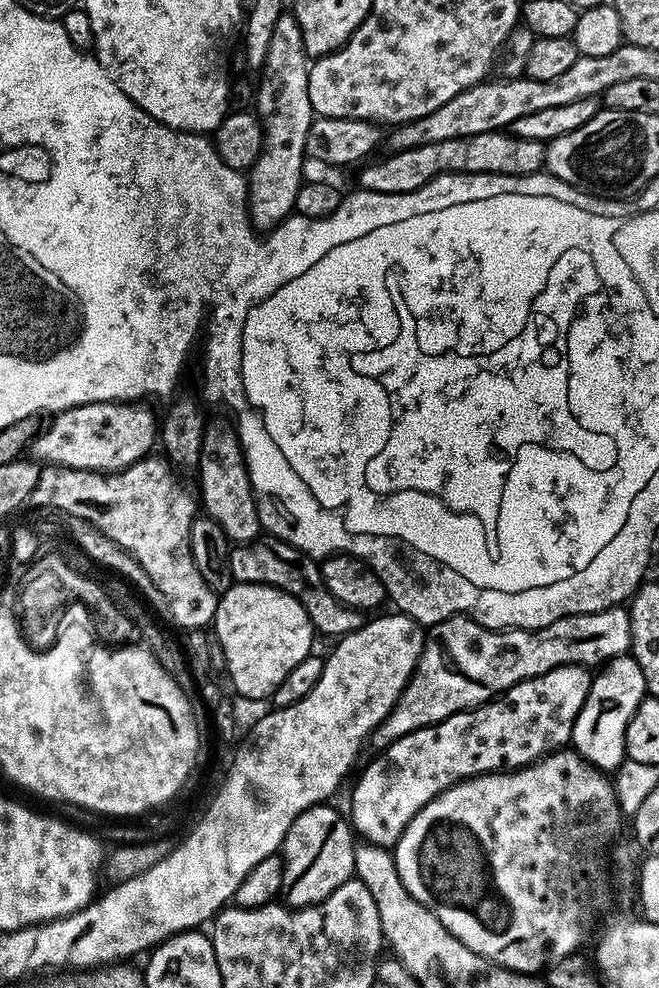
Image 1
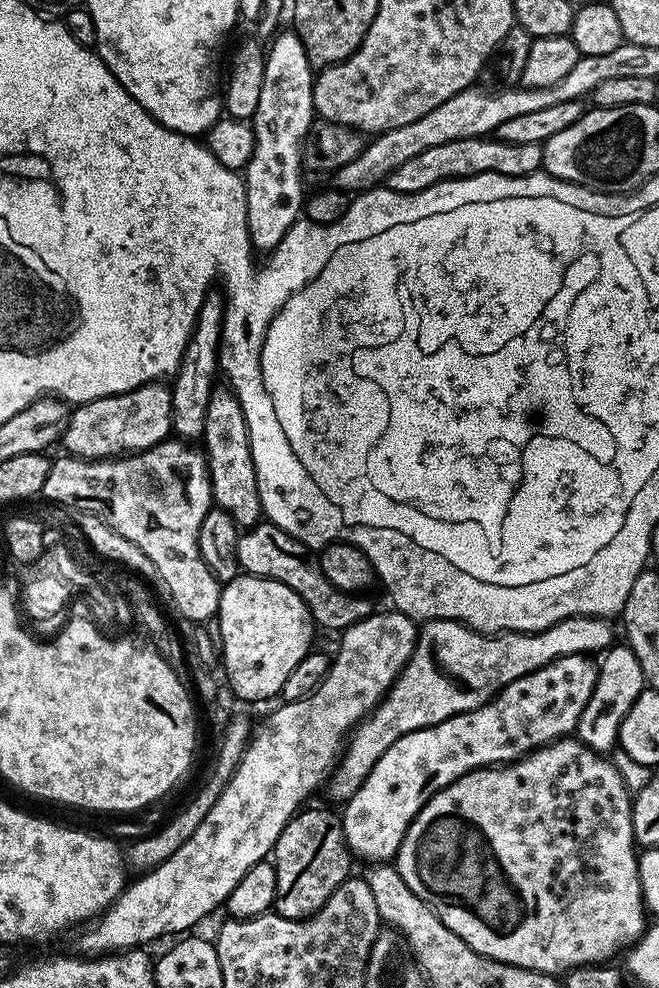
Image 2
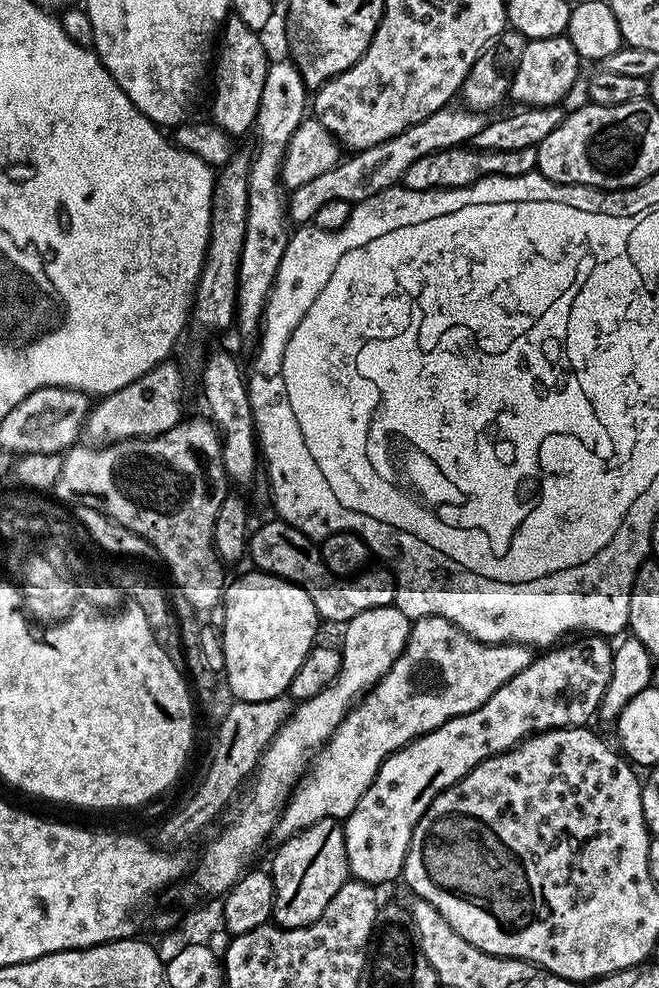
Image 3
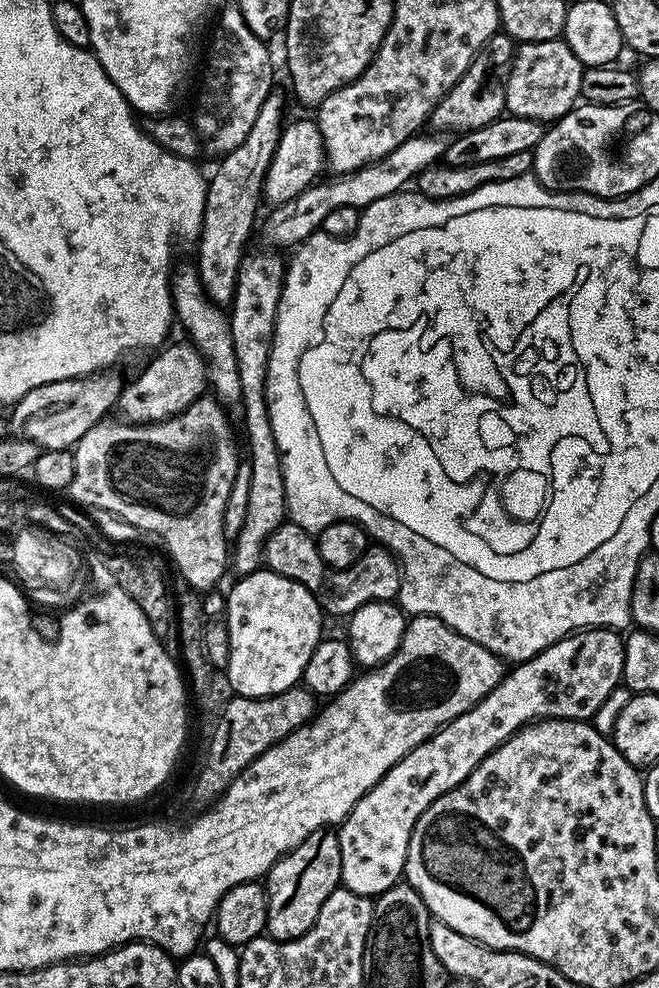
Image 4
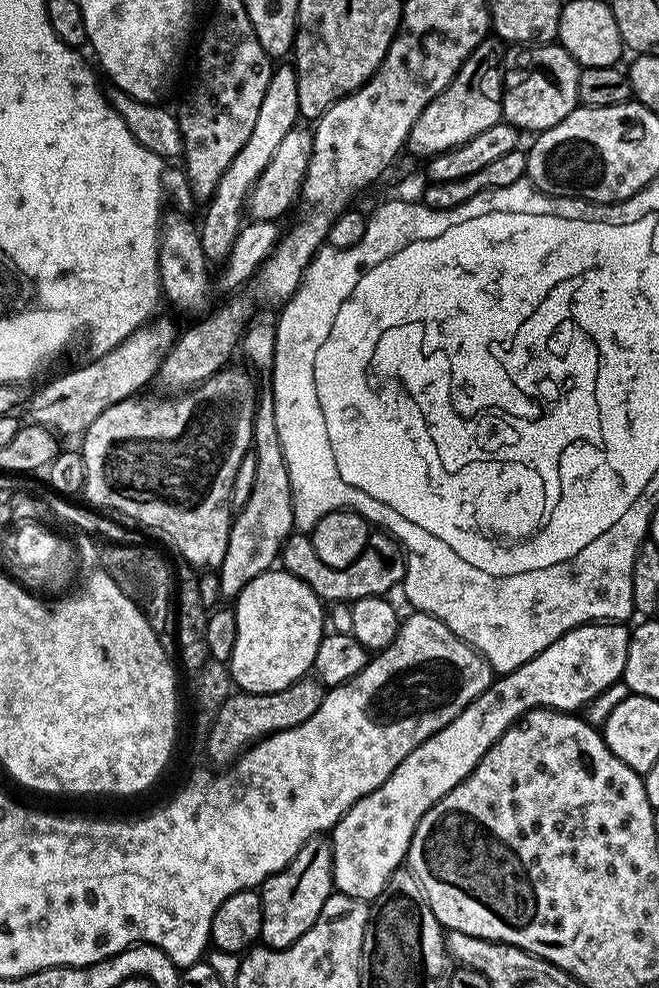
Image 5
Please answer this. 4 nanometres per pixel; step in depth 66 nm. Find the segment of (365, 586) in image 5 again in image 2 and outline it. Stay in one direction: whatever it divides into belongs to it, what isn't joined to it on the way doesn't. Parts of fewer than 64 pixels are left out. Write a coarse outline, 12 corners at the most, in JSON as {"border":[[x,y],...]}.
{"border":[[273,524],[241,531],[247,575],[277,580],[319,627],[373,615],[367,595],[338,590],[310,549]]}

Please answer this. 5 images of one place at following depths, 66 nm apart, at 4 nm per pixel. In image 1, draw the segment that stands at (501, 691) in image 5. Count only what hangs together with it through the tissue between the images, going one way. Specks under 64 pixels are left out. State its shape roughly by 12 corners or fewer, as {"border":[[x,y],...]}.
{"border":[[558,666],[383,749],[352,788],[391,849],[439,792],[571,741],[593,673]]}

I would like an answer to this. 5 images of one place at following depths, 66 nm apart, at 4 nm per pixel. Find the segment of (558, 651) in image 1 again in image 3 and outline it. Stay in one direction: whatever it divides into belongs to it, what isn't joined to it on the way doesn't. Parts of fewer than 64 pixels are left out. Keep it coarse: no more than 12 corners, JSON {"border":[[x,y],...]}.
{"border":[[441,616],[352,705],[276,821],[343,821],[384,759],[533,659]]}

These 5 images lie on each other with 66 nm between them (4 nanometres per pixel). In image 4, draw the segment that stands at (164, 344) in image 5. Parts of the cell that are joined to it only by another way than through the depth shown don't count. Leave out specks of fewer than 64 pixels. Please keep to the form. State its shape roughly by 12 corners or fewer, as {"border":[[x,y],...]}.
{"border":[[105,370],[44,383],[13,405],[11,435],[75,449],[117,407]]}

